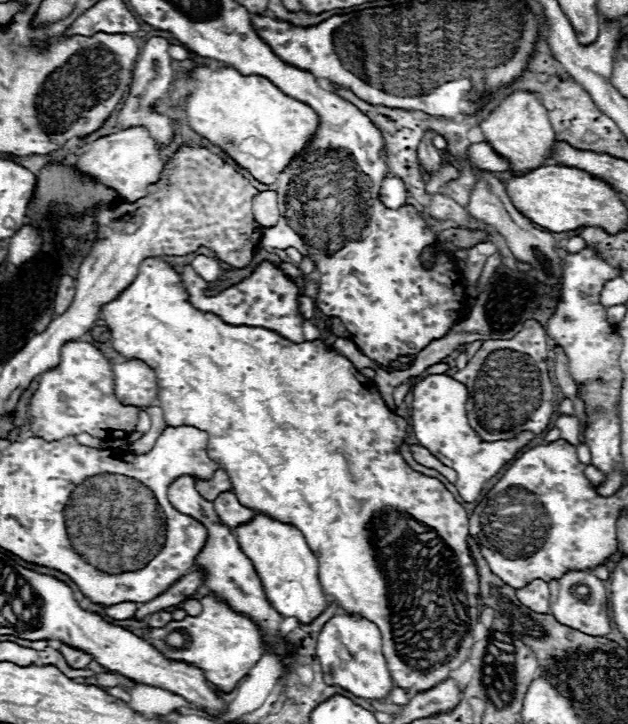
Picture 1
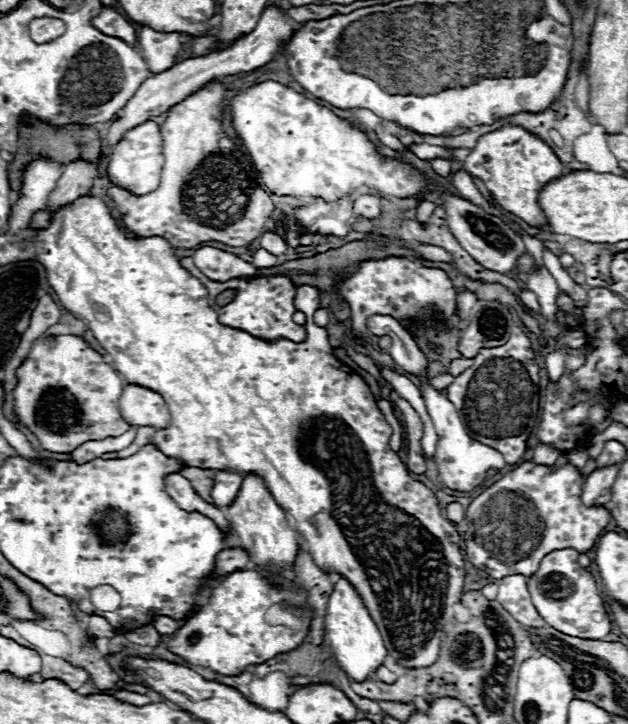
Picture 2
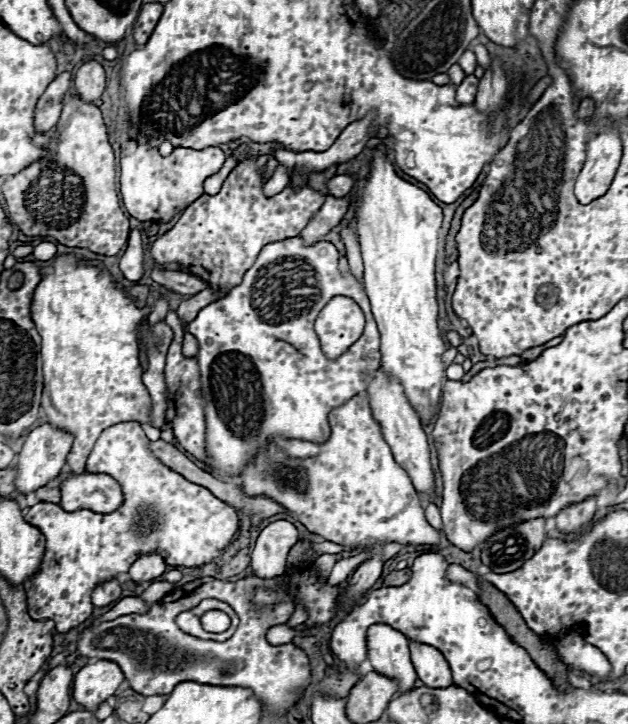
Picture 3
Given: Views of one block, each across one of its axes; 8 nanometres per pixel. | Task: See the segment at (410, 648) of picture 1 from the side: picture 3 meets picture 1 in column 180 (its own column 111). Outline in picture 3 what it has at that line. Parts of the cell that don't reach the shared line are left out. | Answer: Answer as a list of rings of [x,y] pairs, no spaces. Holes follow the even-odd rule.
[[[72,254],[58,256],[38,284],[32,300],[32,320],[40,332],[44,389],[42,408],[48,422],[74,434],[68,468],[82,474],[100,432],[120,422],[152,426],[152,400],[142,384],[143,367],[136,324],[149,310],[136,308],[108,272],[82,264]]]

